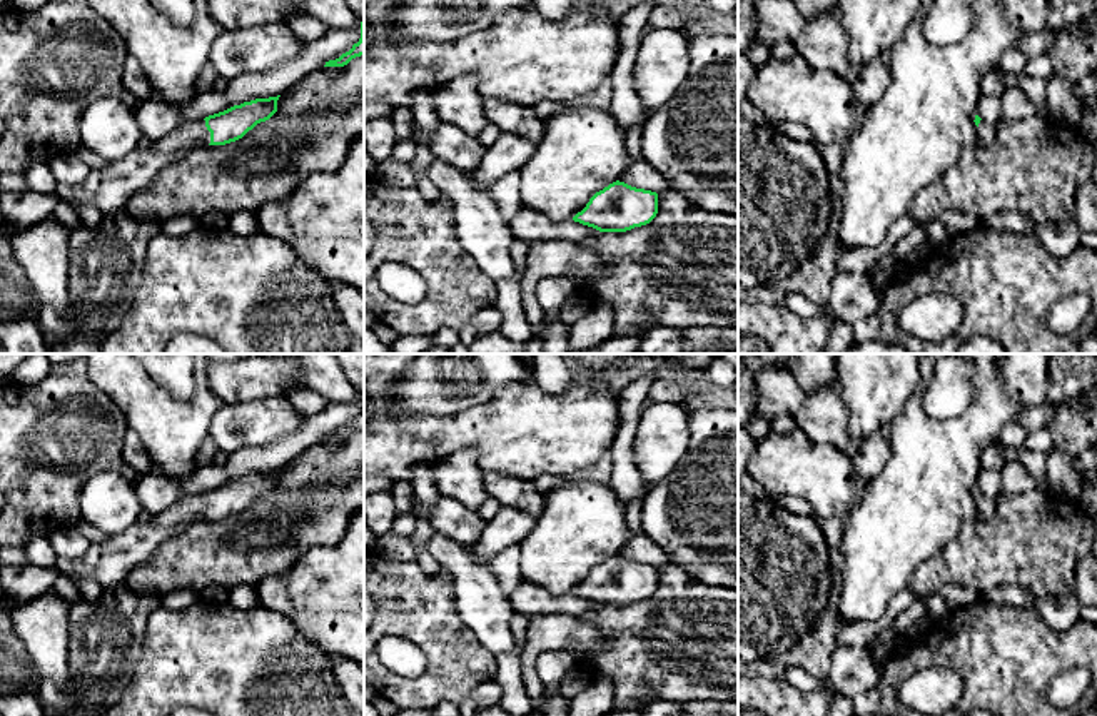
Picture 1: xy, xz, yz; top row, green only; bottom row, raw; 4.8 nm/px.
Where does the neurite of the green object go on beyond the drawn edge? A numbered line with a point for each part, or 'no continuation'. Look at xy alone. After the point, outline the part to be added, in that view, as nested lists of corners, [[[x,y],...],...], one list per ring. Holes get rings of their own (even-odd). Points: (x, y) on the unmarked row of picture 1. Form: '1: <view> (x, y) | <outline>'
1: xy (111, 561) | [[[204,492],[185,497],[149,521],[137,521],[125,531],[107,536],[102,542],[90,544],[87,554],[80,559],[58,559],[57,569],[73,586],[77,577],[94,577],[104,589],[119,586],[162,542],[180,534],[194,522],[209,517],[210,506]]]

